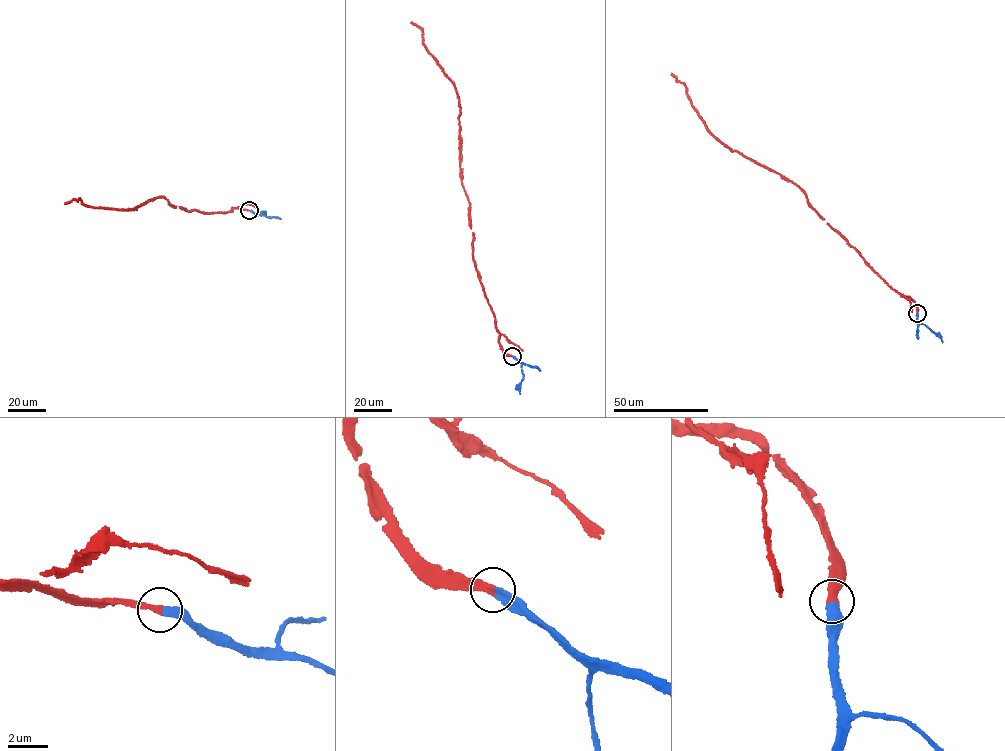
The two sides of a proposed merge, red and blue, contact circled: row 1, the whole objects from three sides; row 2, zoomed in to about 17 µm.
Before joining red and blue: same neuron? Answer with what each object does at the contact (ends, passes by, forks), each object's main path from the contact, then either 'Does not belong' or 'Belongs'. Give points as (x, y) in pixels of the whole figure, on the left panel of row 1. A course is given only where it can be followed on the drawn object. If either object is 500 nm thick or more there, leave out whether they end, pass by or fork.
At the ring red ends. At the ring blue ends. Course of red: (249, 210), (191, 211), (161, 197), (128, 210), (91, 207), (79, 199), (64, 203). Course of blue: (249, 210), (260, 214), (265, 211), (267, 216). Belongs

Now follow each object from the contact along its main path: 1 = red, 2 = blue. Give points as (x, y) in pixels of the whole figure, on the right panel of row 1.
1: (917, 313), (911, 299), (887, 285), (817, 214), (794, 183), (715, 139), (686, 86), (671, 74)
2: (917, 313), (919, 323), (924, 324), (942, 342)

